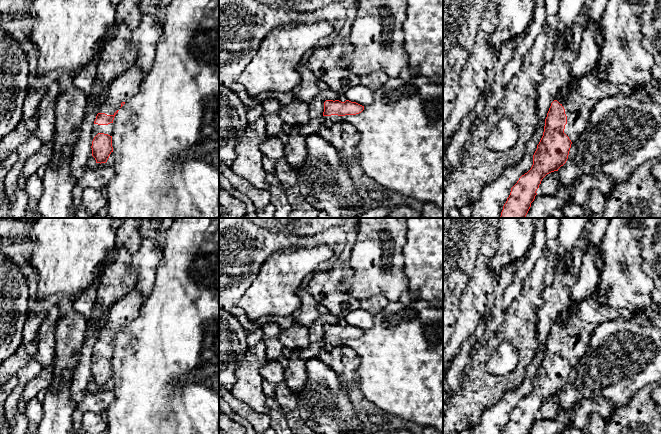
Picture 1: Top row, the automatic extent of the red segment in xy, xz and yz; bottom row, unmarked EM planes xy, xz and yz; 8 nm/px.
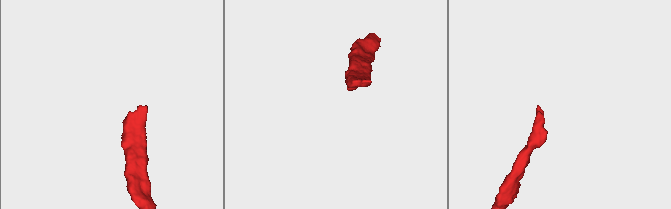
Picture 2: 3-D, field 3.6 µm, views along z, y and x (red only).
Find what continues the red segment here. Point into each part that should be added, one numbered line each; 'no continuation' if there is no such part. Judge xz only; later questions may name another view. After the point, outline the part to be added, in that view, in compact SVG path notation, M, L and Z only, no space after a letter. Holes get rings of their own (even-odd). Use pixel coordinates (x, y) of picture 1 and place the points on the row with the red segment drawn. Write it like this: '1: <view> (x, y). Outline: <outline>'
1: xz (335, 130). Outline: M324 116L318 134L339 151L344 164L357 160L358 132L343 120L343 116Z

